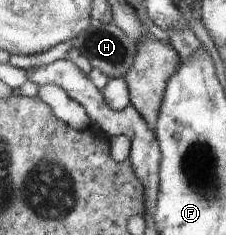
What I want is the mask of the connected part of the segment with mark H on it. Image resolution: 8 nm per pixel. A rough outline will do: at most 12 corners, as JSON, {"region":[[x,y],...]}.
{"region":[[91,18],[71,42],[109,79],[124,78],[135,41]]}

